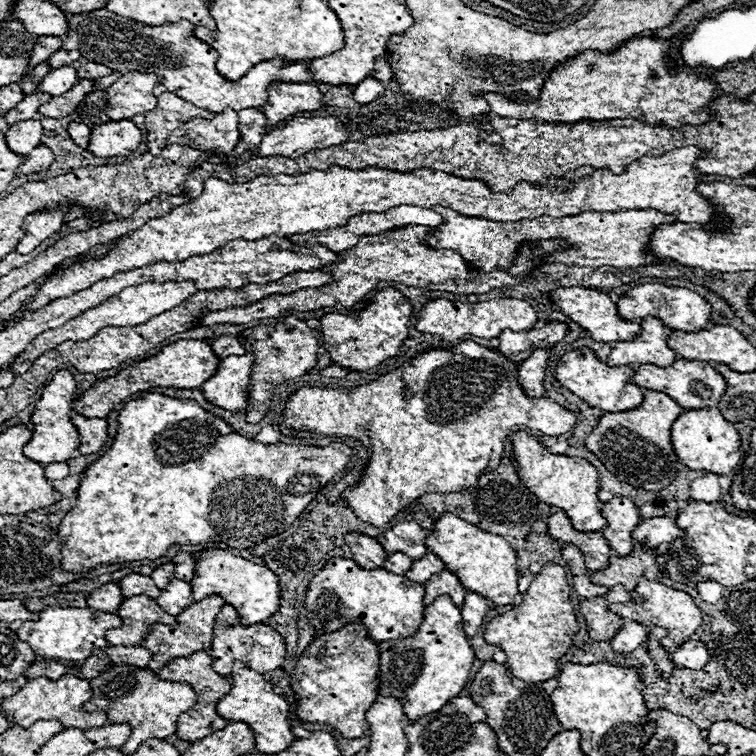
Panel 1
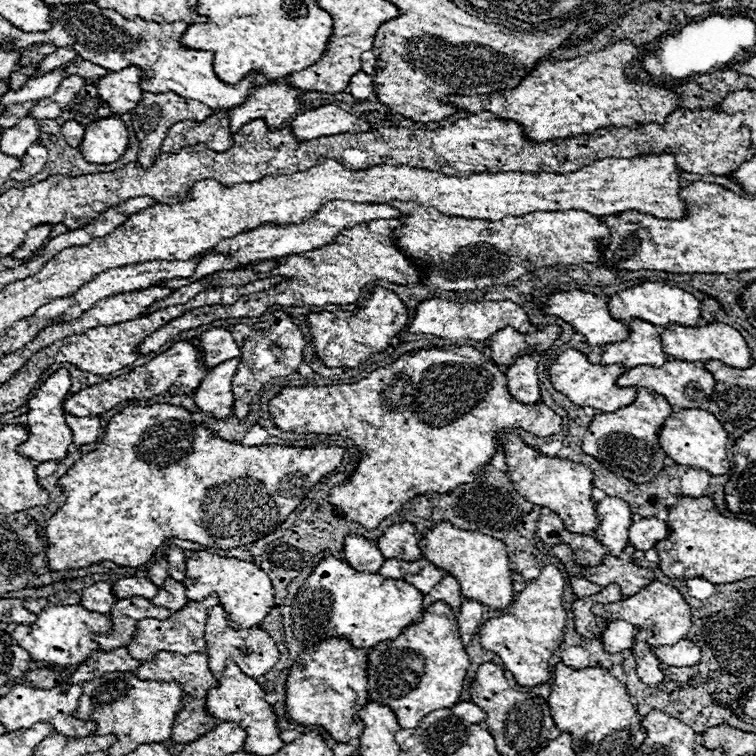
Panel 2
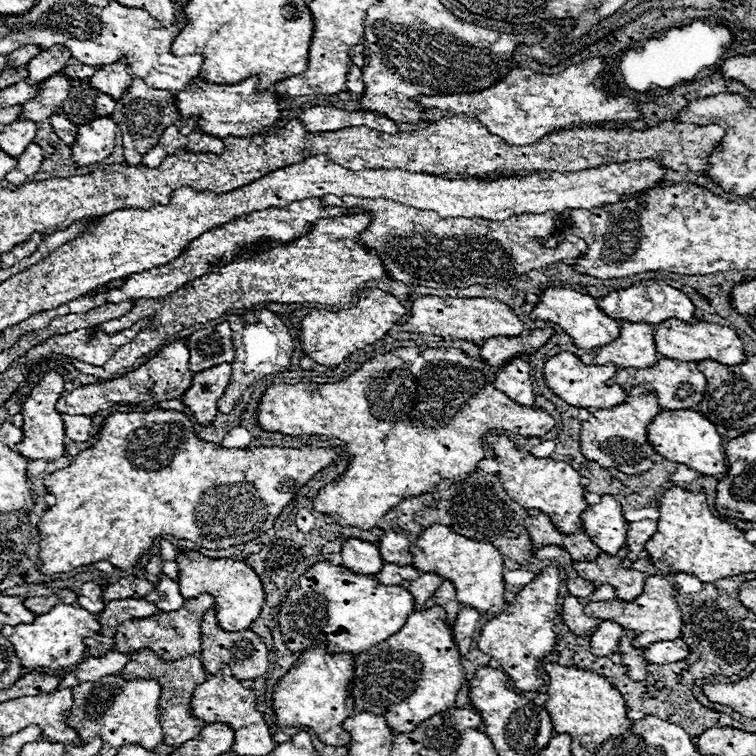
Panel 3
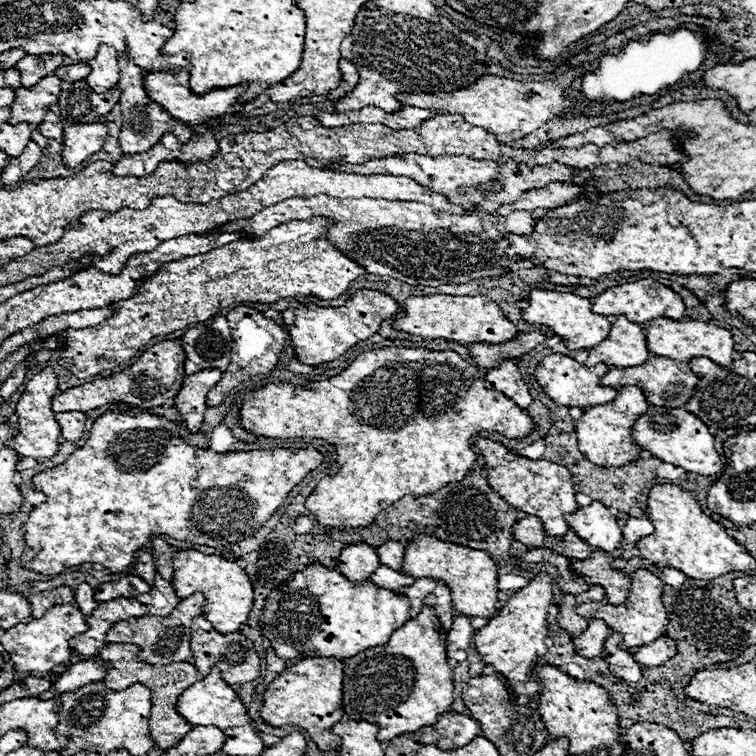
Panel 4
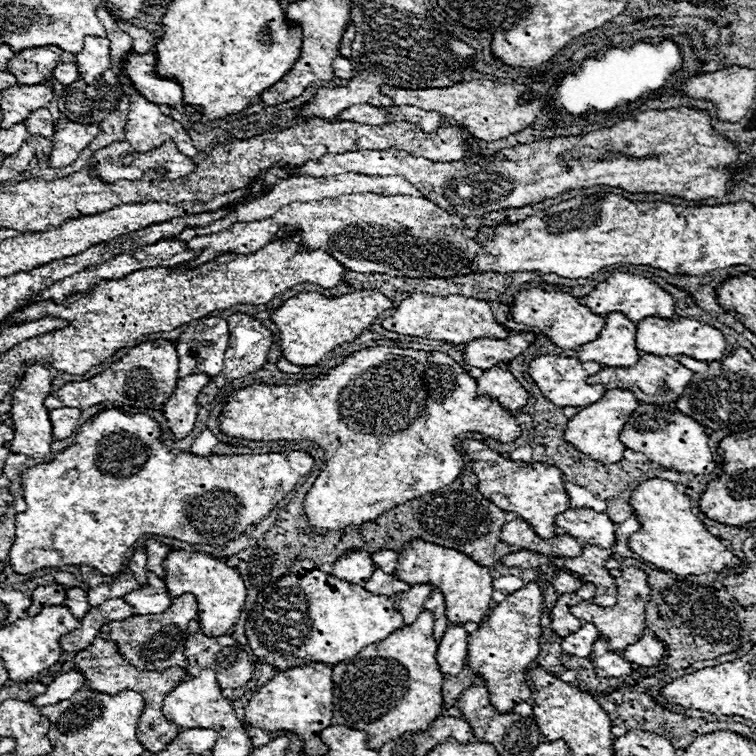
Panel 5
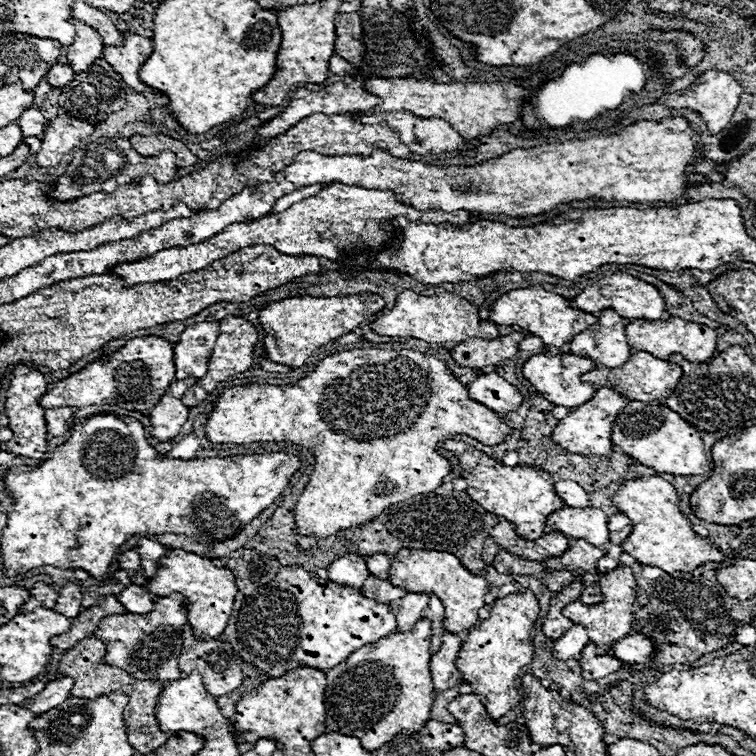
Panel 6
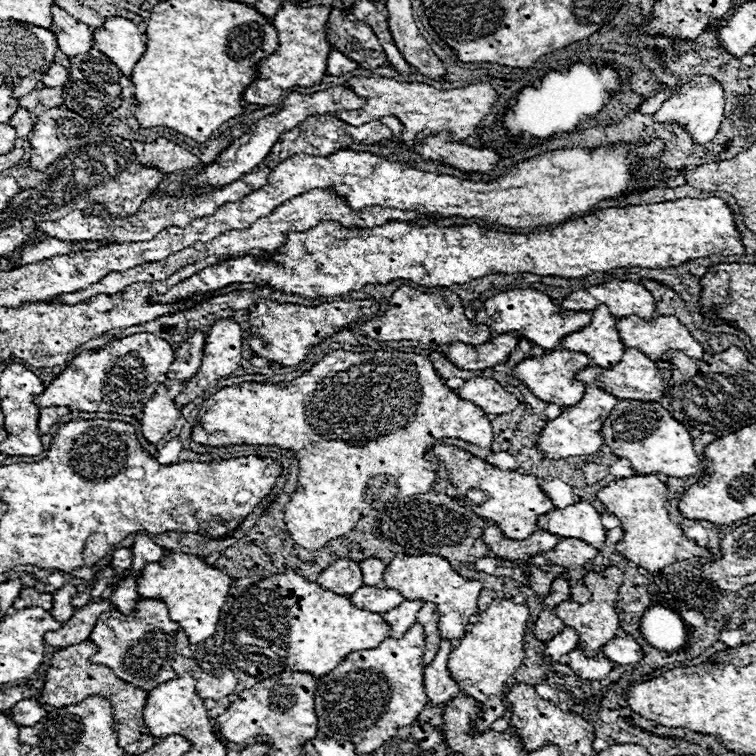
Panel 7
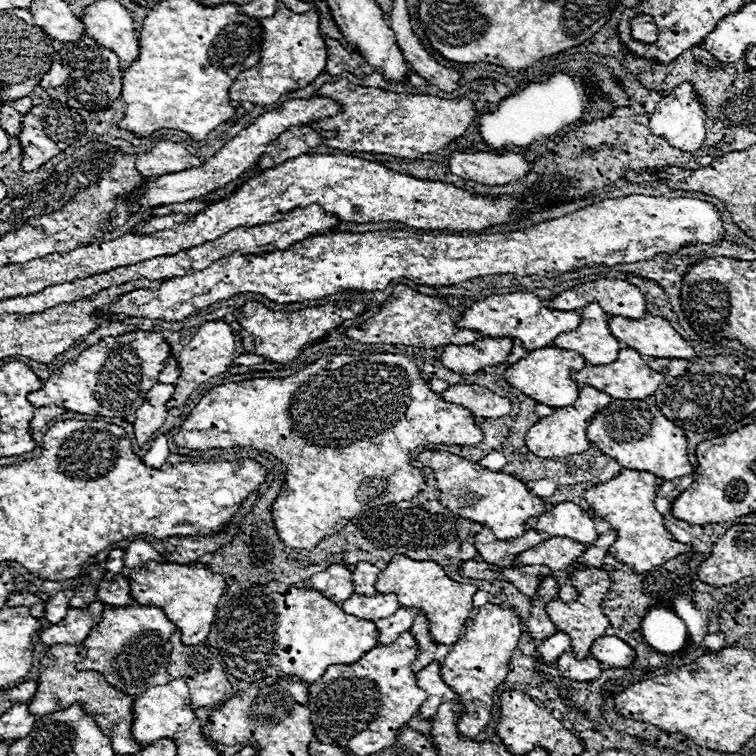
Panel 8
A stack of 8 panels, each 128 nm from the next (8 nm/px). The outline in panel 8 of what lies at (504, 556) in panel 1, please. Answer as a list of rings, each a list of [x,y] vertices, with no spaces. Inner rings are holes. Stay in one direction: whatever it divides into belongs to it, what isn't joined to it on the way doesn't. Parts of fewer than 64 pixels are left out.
[[[394,556],[386,570],[380,572],[376,578],[376,592],[380,594],[396,594],[400,604],[406,608],[416,608],[418,612],[424,612],[428,616],[430,624],[430,636],[436,640],[436,644],[454,644],[464,634],[464,622],[468,618],[472,596],[478,592],[472,584],[460,584],[450,580],[444,570],[436,562],[420,562],[406,556]]]

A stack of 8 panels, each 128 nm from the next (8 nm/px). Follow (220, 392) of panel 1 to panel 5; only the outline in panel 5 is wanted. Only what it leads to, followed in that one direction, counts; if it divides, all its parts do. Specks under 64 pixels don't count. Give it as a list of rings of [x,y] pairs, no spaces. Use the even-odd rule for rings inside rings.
[[[186,376],[184,380],[178,380],[176,392],[170,396],[170,400],[162,408],[162,414],[174,438],[180,440],[194,428],[196,414],[200,408],[196,404],[196,396],[208,382],[210,382],[210,376]]]

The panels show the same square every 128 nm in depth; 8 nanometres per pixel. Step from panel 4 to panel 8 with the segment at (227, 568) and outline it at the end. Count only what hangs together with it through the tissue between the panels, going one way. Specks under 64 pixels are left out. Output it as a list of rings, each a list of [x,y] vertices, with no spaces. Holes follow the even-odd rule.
[[[148,562],[144,568],[132,570],[128,576],[130,596],[140,606],[158,606],[164,610],[168,620],[176,624],[182,634],[184,646],[204,644],[210,626],[214,622],[214,610],[220,596],[226,590],[226,580],[220,574],[210,572],[198,564],[174,564],[174,562]]]

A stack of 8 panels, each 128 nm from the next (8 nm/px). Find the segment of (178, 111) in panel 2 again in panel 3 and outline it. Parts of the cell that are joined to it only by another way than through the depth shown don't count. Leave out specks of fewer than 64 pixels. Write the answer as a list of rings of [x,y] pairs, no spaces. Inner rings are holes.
[[[132,76],[132,84],[126,88],[122,100],[120,100],[120,106],[122,106],[122,120],[120,120],[120,134],[122,134],[122,148],[124,148],[124,160],[126,164],[140,164],[142,162],[142,156],[144,152],[148,152],[148,148],[152,148],[154,144],[158,144],[164,128],[168,128],[168,124],[176,124],[180,128],[180,132],[188,134],[194,130],[194,124],[196,124],[196,118],[190,118],[190,120],[184,120],[178,110],[176,110],[176,104],[174,104],[174,98],[172,98],[172,92],[168,90],[156,90],[148,84],[144,84],[142,78],[138,76]]]

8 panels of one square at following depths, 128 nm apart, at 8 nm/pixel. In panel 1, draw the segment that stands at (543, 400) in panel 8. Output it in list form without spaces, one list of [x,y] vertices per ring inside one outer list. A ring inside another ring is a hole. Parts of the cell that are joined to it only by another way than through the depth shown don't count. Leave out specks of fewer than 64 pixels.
[[[578,348],[564,354],[554,372],[554,378],[564,388],[568,388],[574,396],[582,398],[586,404],[596,406],[604,412],[626,412],[642,404],[642,398],[644,398],[642,390],[636,384],[626,382],[632,376],[634,376],[634,370],[630,366],[608,366],[600,362],[590,348]]]

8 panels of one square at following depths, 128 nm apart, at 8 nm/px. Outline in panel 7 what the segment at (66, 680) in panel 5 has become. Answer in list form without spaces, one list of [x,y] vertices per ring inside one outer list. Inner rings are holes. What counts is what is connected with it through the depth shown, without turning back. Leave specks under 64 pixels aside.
[[[36,698],[20,700],[8,710],[8,716],[12,716],[12,720],[16,720],[16,724],[20,726],[32,726],[46,716],[46,708]]]

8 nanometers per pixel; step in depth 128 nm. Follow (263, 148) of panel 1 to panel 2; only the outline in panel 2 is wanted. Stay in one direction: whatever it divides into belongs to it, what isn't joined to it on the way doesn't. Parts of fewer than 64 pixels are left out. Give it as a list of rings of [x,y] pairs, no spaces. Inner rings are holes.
[[[334,104],[318,106],[314,110],[298,114],[290,126],[298,140],[314,140],[320,136],[332,136],[332,134],[342,134],[342,132],[370,132],[372,130],[372,126],[366,120],[356,118],[354,114]]]

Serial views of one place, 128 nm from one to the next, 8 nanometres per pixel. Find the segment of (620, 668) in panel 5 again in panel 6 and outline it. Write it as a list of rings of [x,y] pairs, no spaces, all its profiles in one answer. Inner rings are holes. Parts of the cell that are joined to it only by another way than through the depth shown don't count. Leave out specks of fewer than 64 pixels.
[[[588,644],[584,648],[584,652],[580,652],[578,662],[582,666],[582,678],[586,678],[586,680],[598,680],[598,678],[604,678],[604,676],[622,668],[622,662],[610,654],[608,656],[596,656],[594,644]]]

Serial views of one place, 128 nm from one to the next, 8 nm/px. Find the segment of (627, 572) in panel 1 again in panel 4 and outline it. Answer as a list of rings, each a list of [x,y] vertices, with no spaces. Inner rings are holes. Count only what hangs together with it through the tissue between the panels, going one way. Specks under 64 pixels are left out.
[[[594,550],[590,554],[590,558],[586,560],[576,560],[572,558],[572,570],[578,576],[584,576],[584,580],[588,580],[588,584],[598,584],[604,588],[606,592],[606,602],[608,604],[624,604],[628,598],[628,576],[624,576],[622,572],[614,570],[610,566],[612,562],[612,554],[610,552],[598,552]]]

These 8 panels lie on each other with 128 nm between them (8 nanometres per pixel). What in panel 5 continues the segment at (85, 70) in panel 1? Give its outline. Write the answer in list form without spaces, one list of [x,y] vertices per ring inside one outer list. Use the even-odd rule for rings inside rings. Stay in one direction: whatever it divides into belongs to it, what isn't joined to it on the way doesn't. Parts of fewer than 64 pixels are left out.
[[[62,62],[60,68],[56,68],[56,72],[52,72],[52,76],[54,76],[62,86],[68,86],[68,84],[72,84],[72,82],[76,82],[76,80],[80,78],[76,66],[70,64],[70,62]]]

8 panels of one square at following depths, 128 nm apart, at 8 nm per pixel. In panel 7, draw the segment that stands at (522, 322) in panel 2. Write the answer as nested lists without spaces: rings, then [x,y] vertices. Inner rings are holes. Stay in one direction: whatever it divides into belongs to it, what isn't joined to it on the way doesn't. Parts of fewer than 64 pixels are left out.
[[[400,286],[394,296],[390,298],[390,306],[384,312],[384,316],[374,318],[370,322],[364,322],[360,326],[360,332],[366,338],[378,340],[378,342],[400,342],[400,340],[416,340],[426,346],[438,346],[438,344],[452,344],[452,342],[464,342],[464,344],[484,344],[492,338],[492,332],[486,326],[474,326],[466,316],[464,308],[460,304],[460,298],[454,292],[440,294],[424,294],[410,286]]]

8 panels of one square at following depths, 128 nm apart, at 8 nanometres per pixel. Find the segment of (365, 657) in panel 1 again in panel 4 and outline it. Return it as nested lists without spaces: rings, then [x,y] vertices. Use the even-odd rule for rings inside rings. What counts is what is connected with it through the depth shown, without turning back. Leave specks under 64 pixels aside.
[[[304,658],[288,666],[278,678],[272,680],[272,686],[262,694],[260,718],[268,726],[298,726],[304,728],[312,742],[322,752],[336,750],[340,738],[332,734],[332,724],[340,722],[344,716],[342,710],[342,660],[336,658]]]

